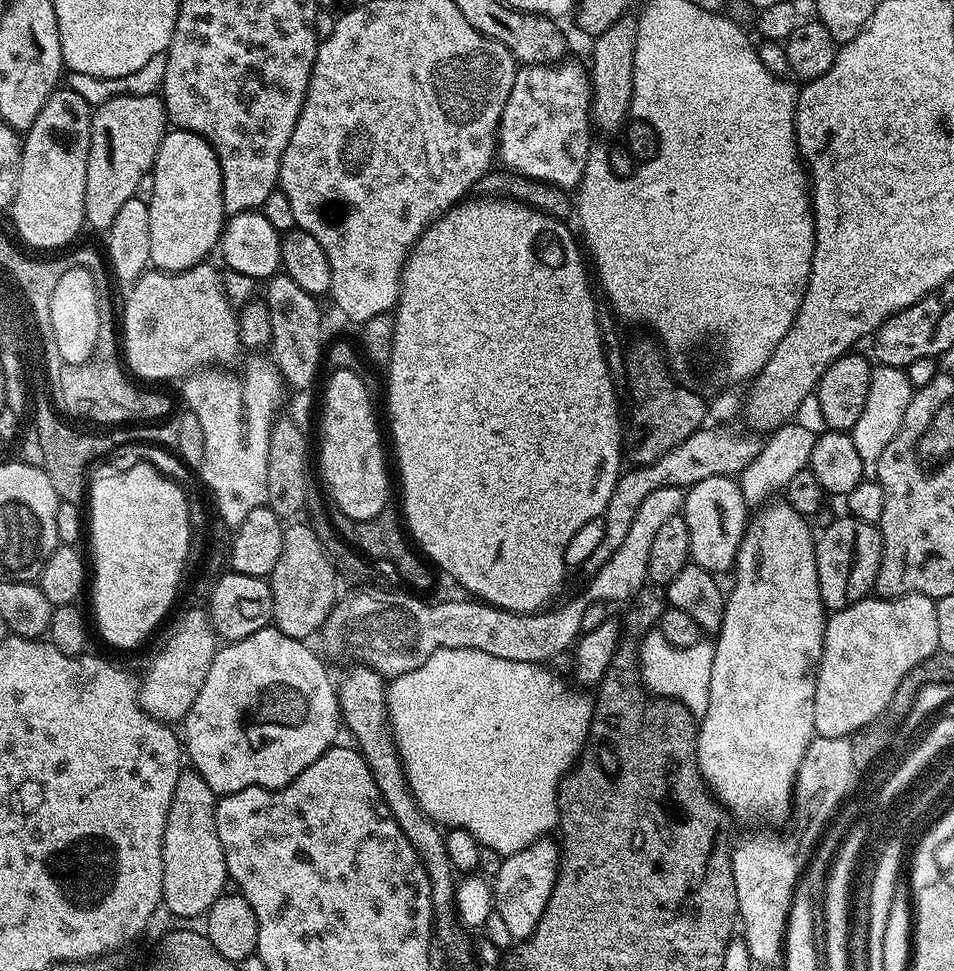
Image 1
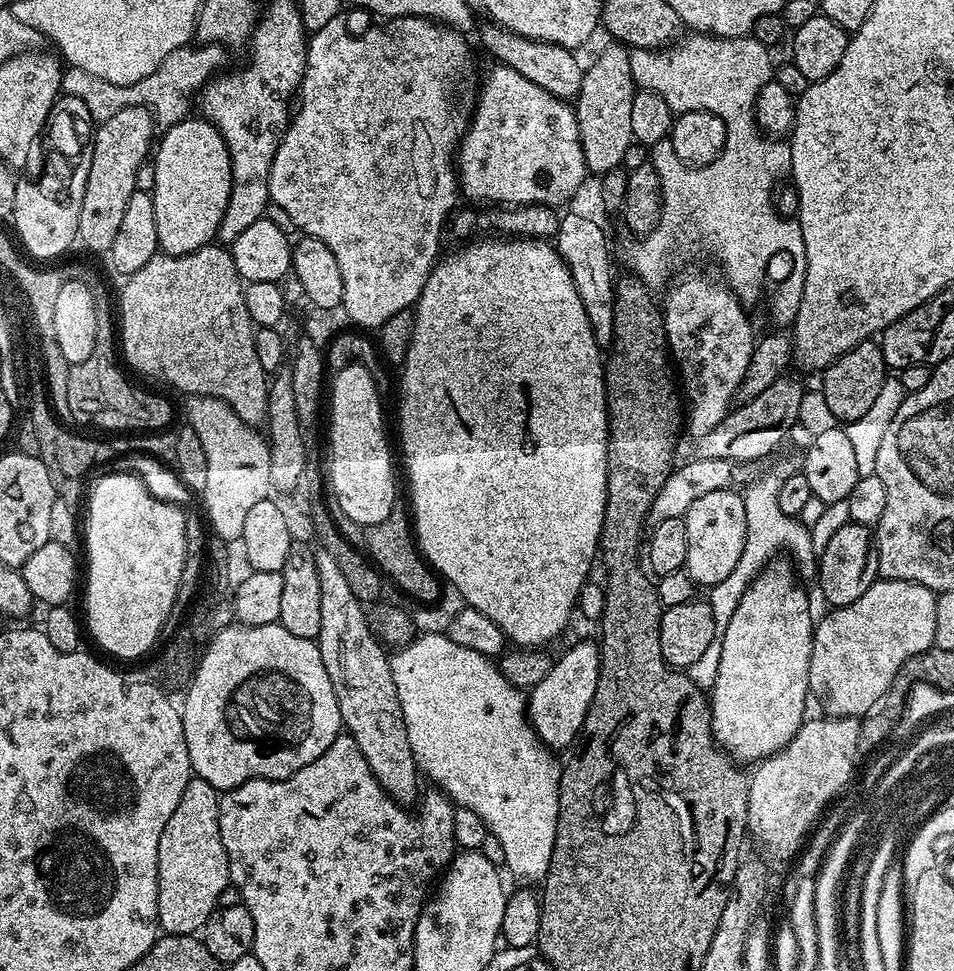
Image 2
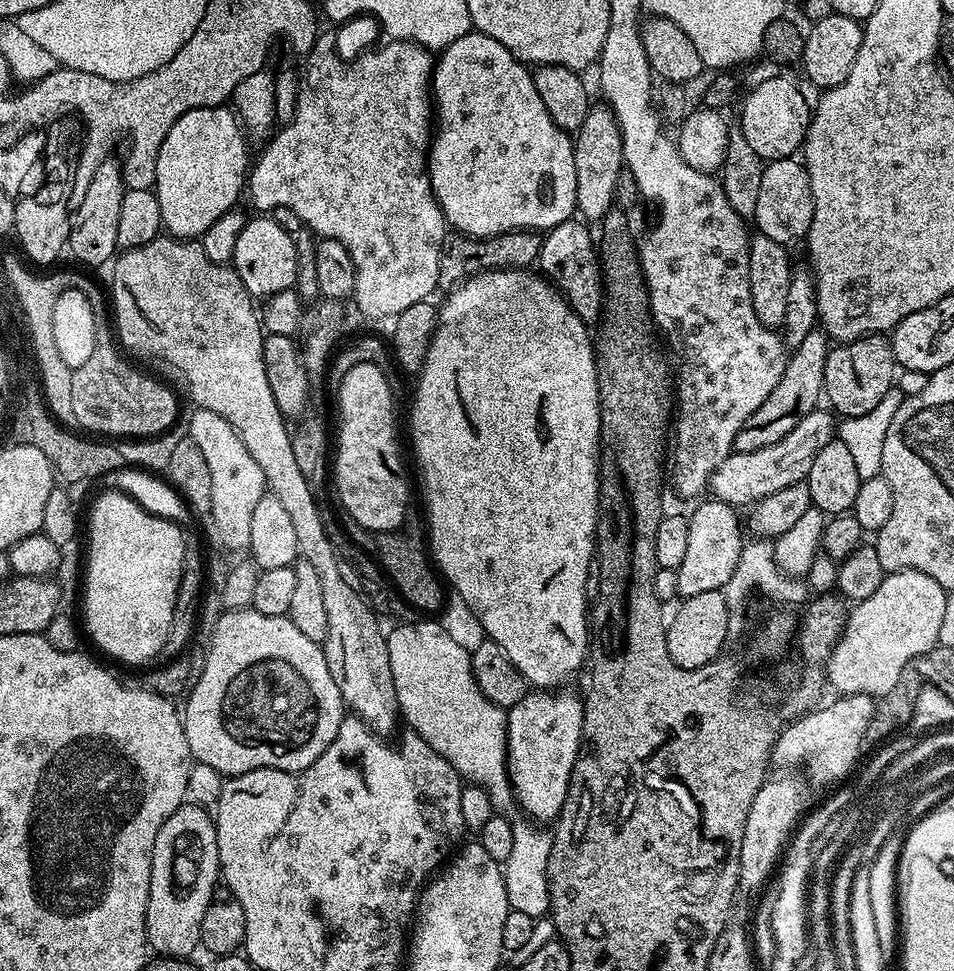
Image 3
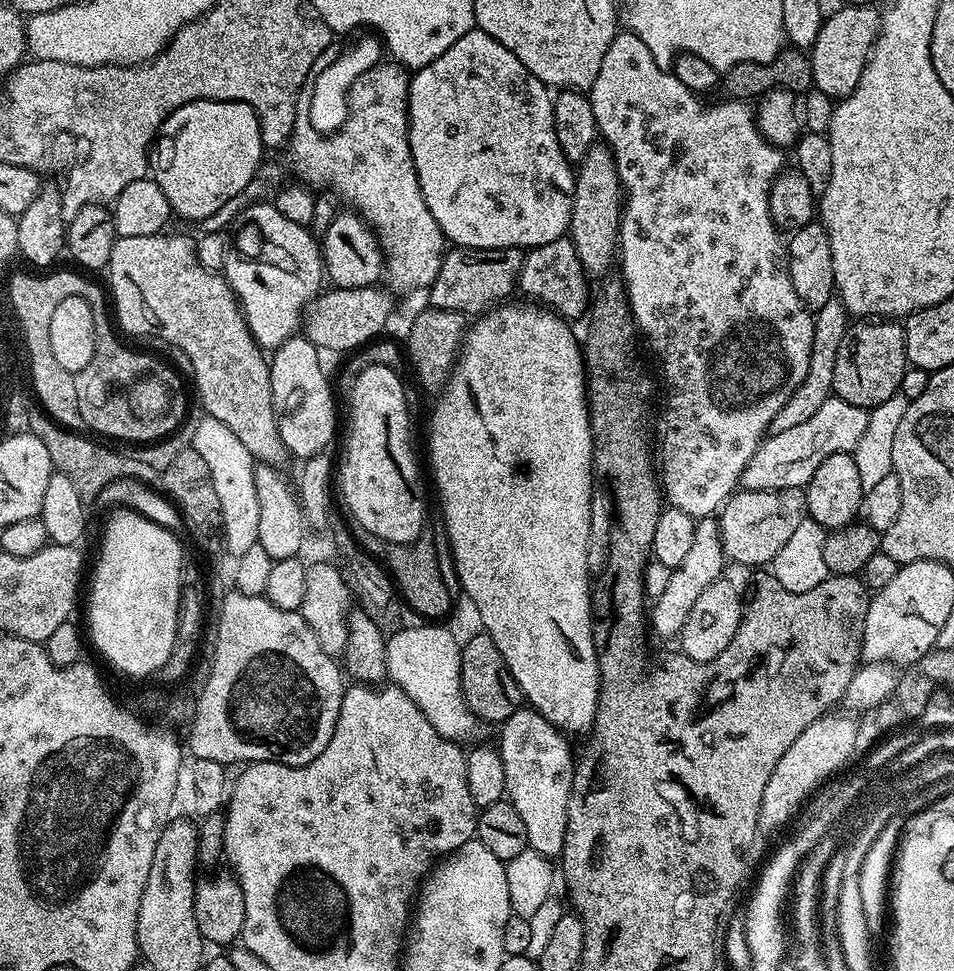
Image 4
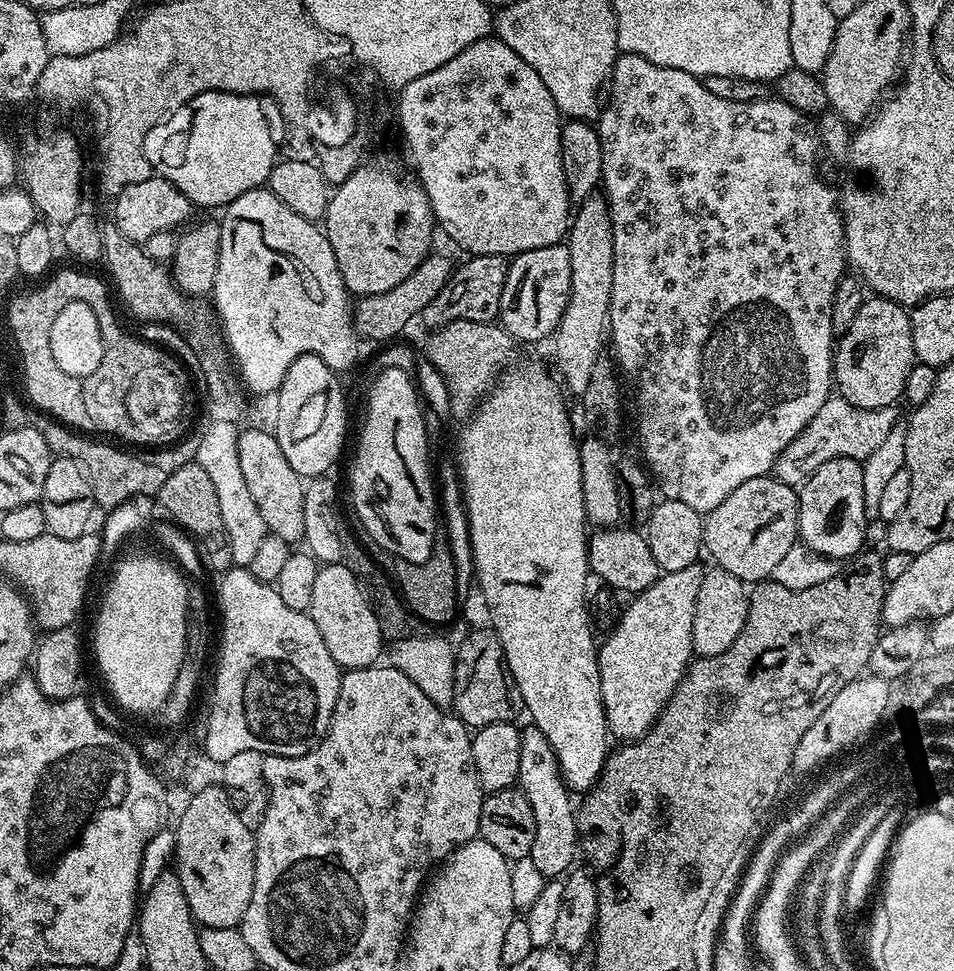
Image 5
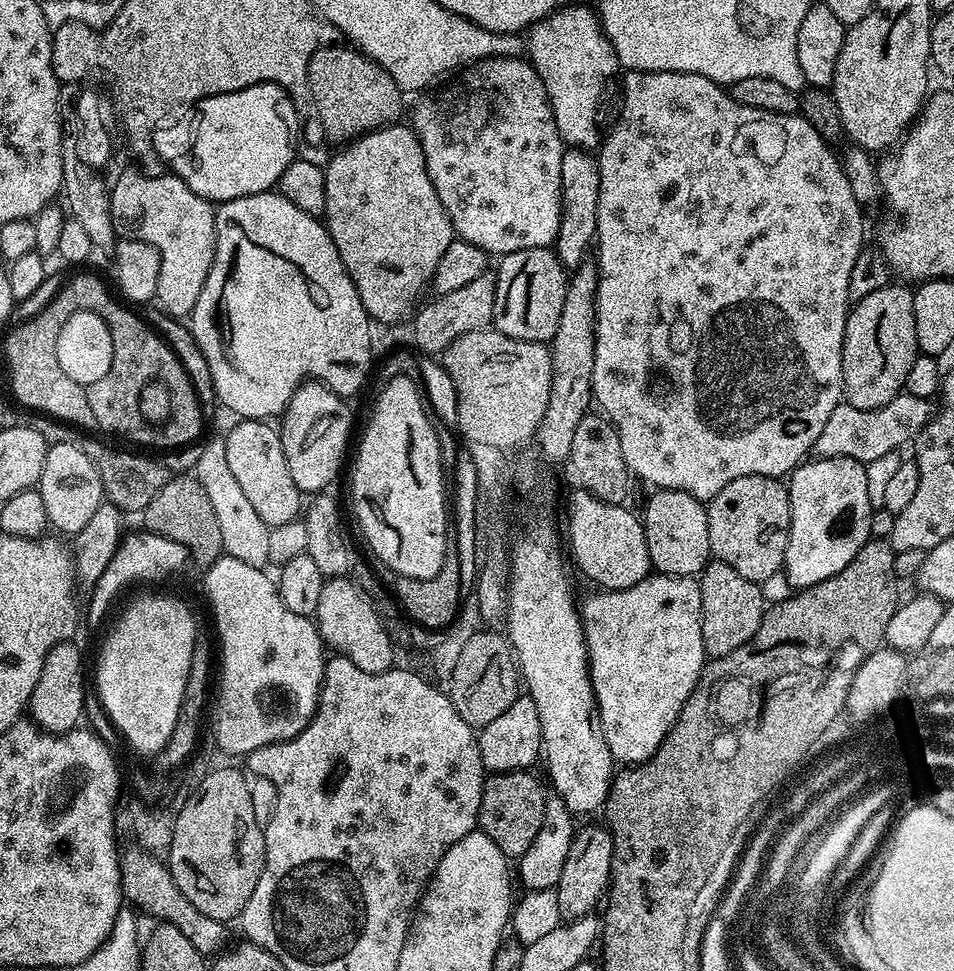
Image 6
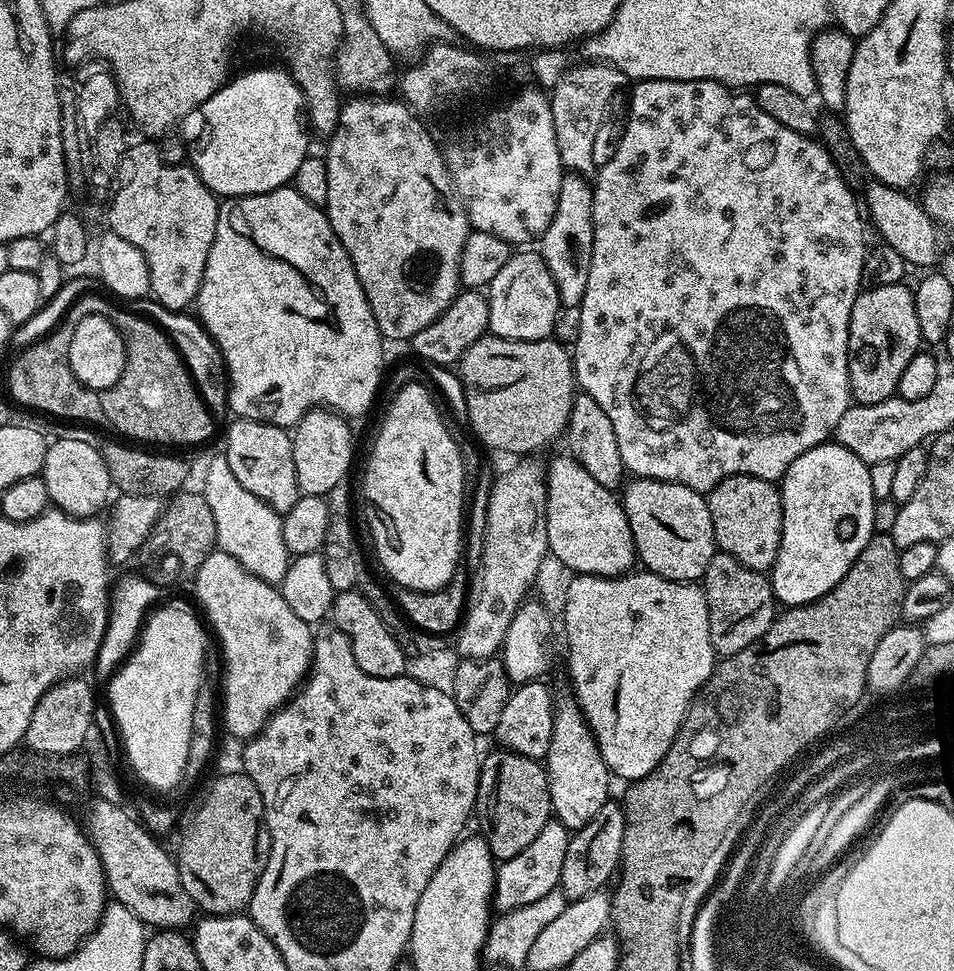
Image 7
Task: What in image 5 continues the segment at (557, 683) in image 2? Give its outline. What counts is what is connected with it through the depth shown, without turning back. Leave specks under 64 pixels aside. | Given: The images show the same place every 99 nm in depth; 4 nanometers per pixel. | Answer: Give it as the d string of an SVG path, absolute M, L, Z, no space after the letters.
M534 726L525 727L520 733L522 750L518 757L518 787L526 794L530 810L534 810L534 846L531 859L546 878L560 878L573 867L572 859L578 856L577 809L572 808L573 797L565 784L558 758L546 742L546 734Z

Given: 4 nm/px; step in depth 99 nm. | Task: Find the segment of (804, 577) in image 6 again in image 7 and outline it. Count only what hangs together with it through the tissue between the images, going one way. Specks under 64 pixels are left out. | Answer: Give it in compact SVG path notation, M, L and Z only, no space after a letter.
M825 442L806 450L786 470L778 484L782 498L782 538L778 558L770 569L772 592L784 606L809 604L826 594L850 570L854 558L862 554L866 542L874 535L874 508L877 502L874 486L870 486L870 465L858 454L850 454L846 446Z

